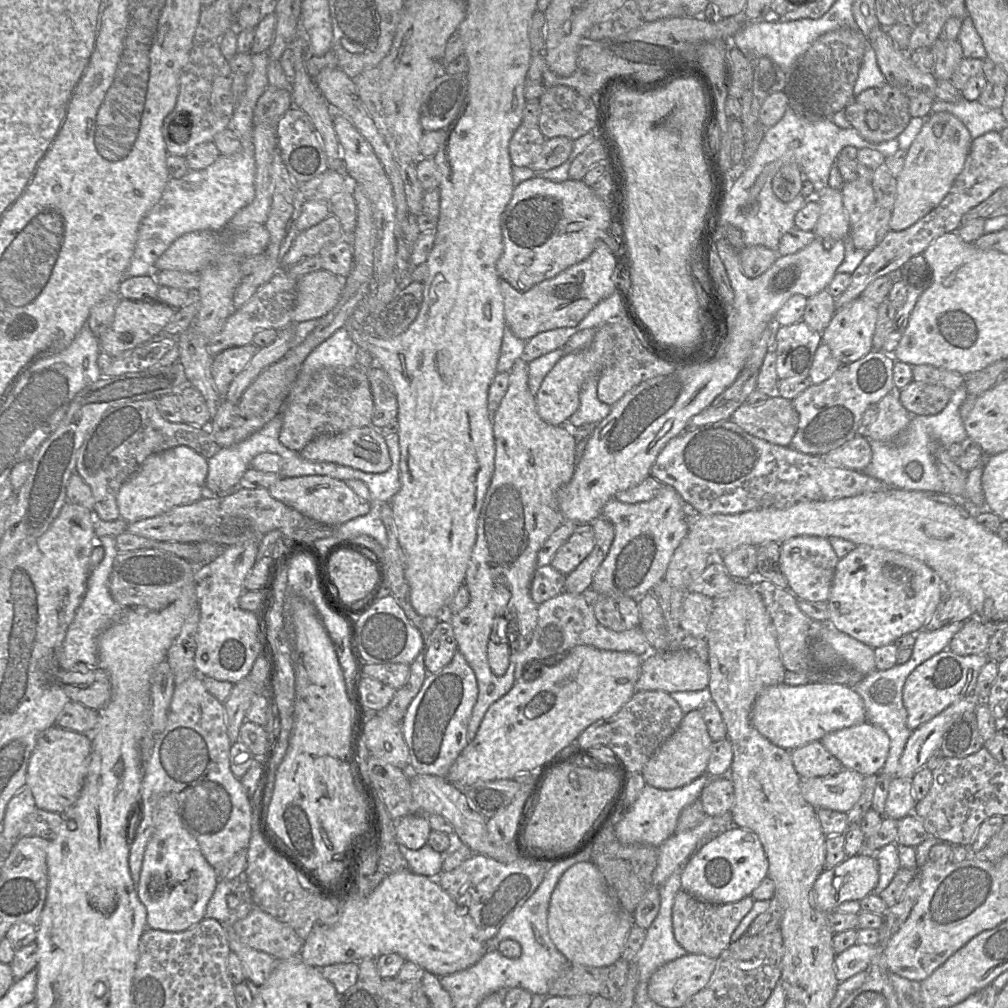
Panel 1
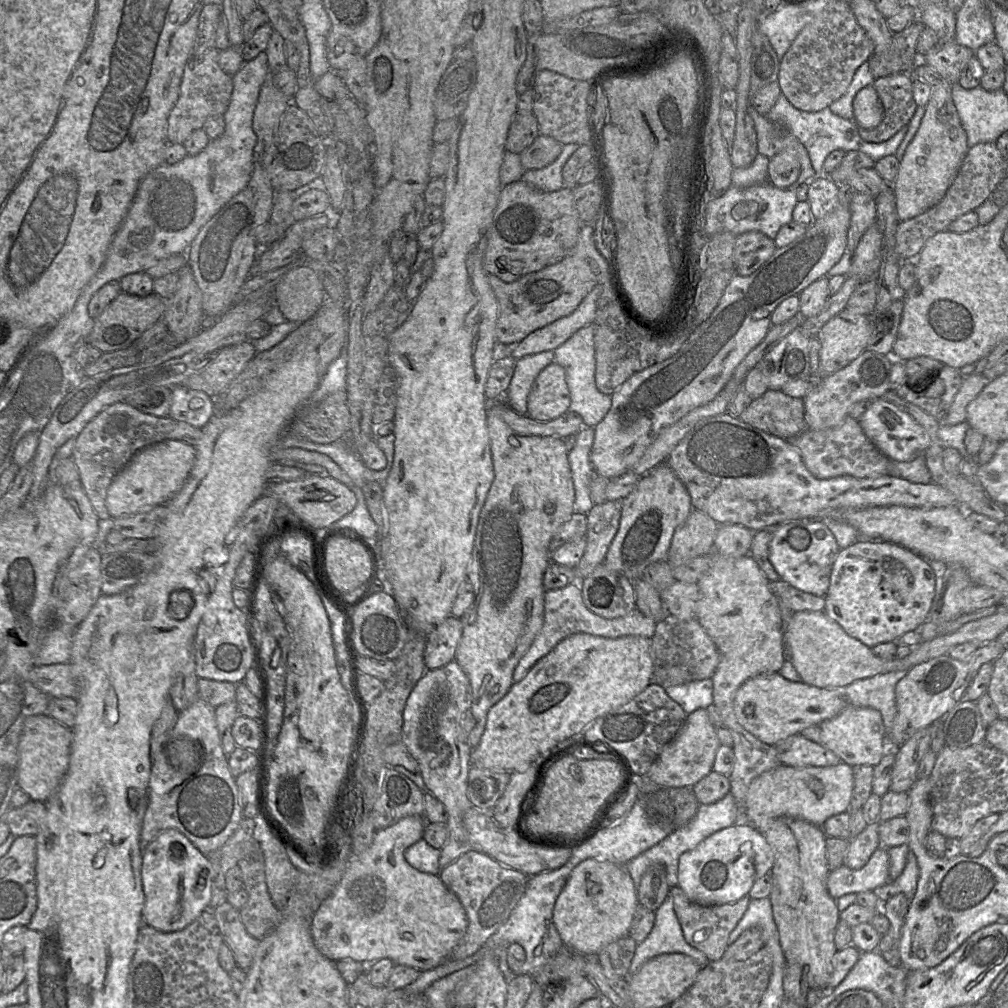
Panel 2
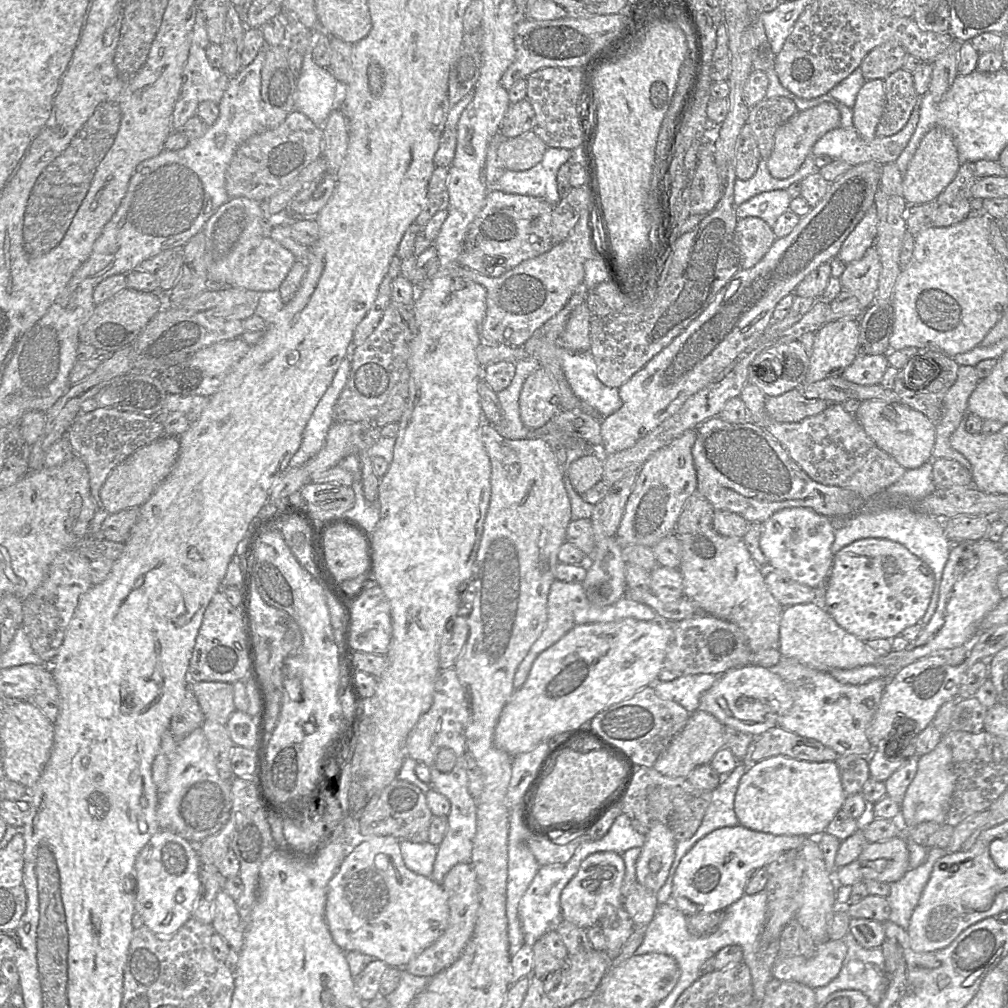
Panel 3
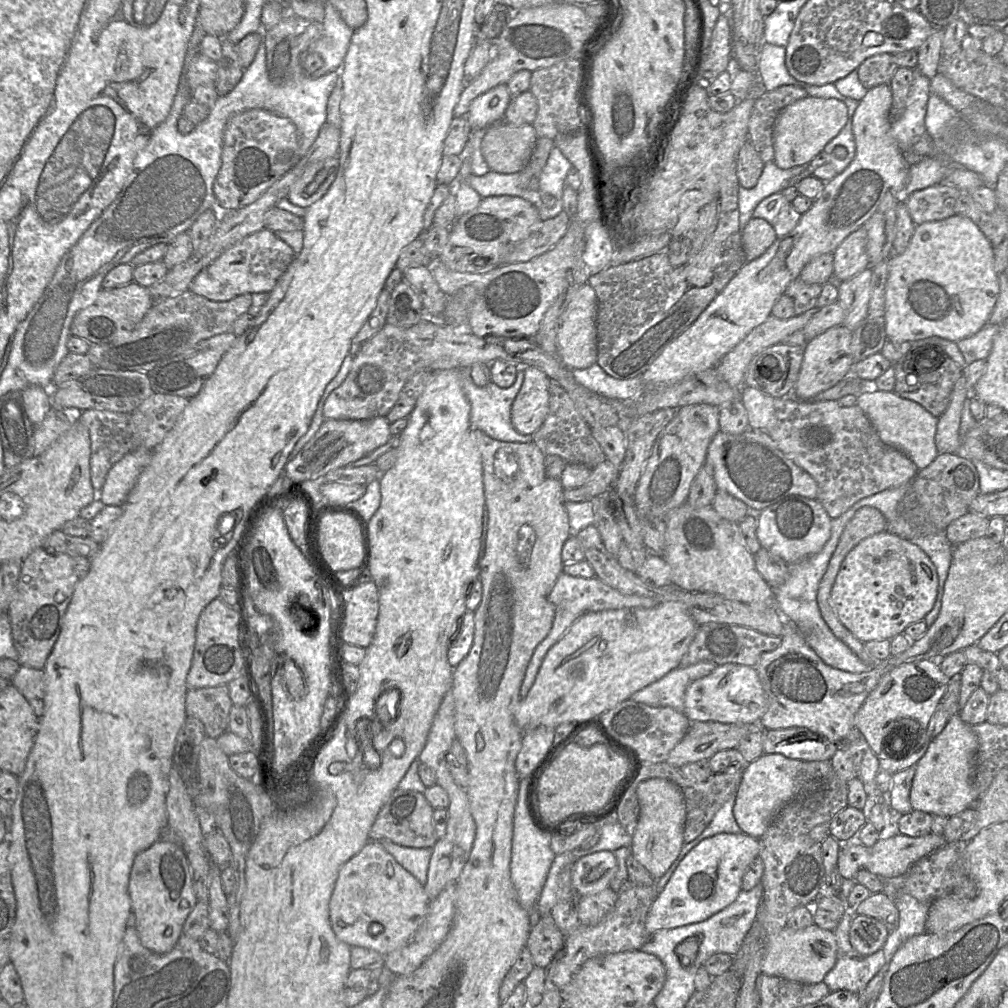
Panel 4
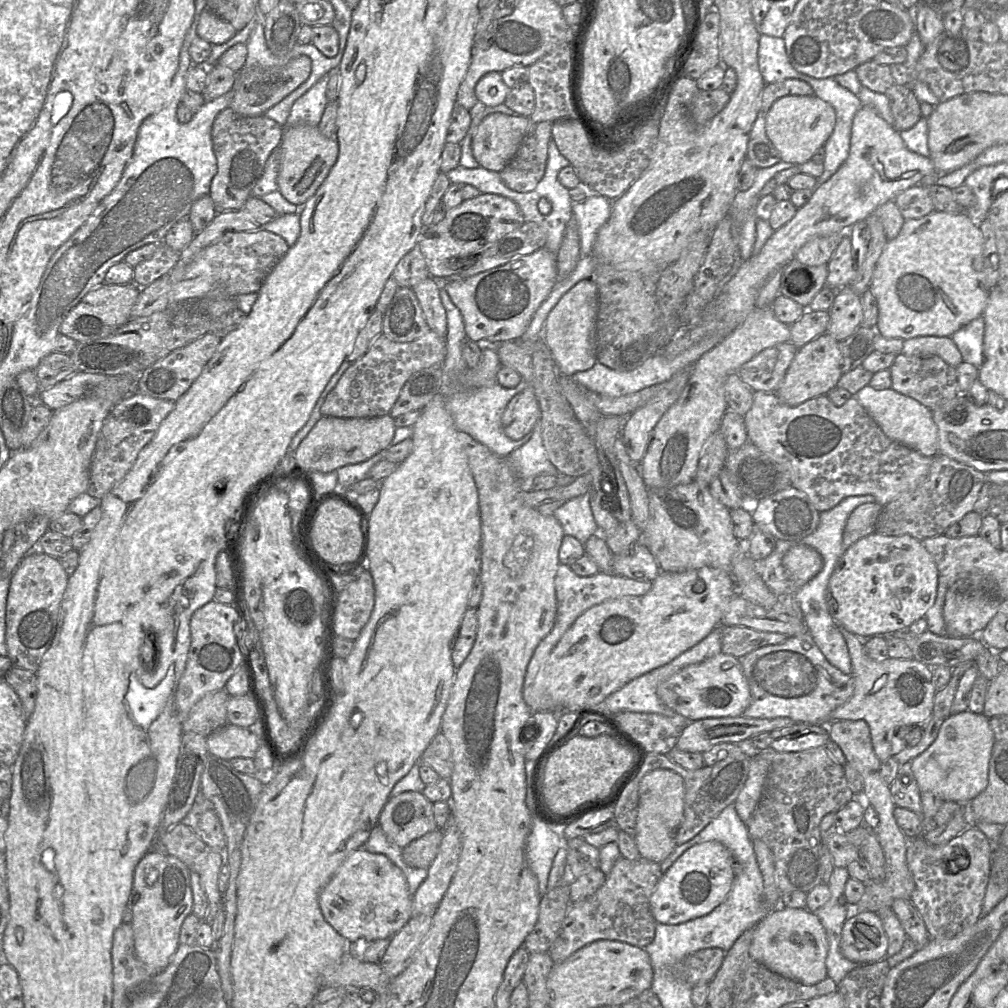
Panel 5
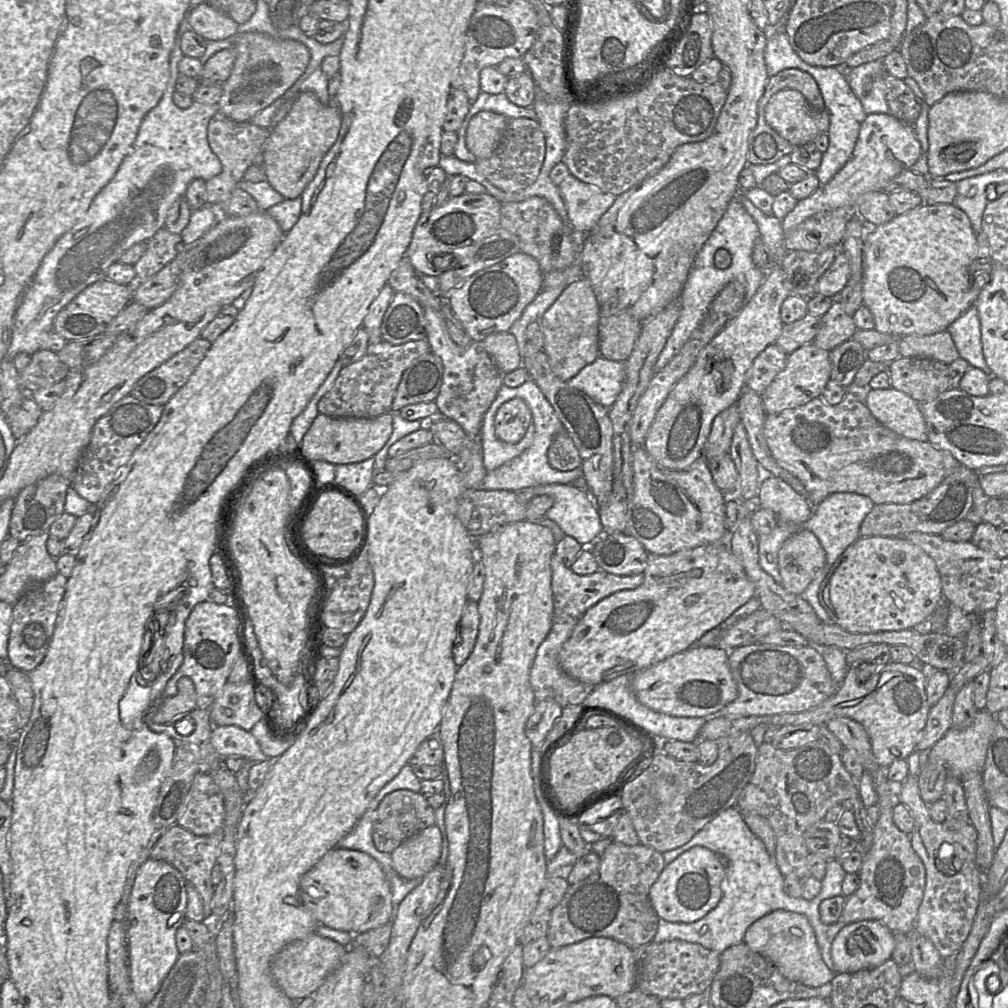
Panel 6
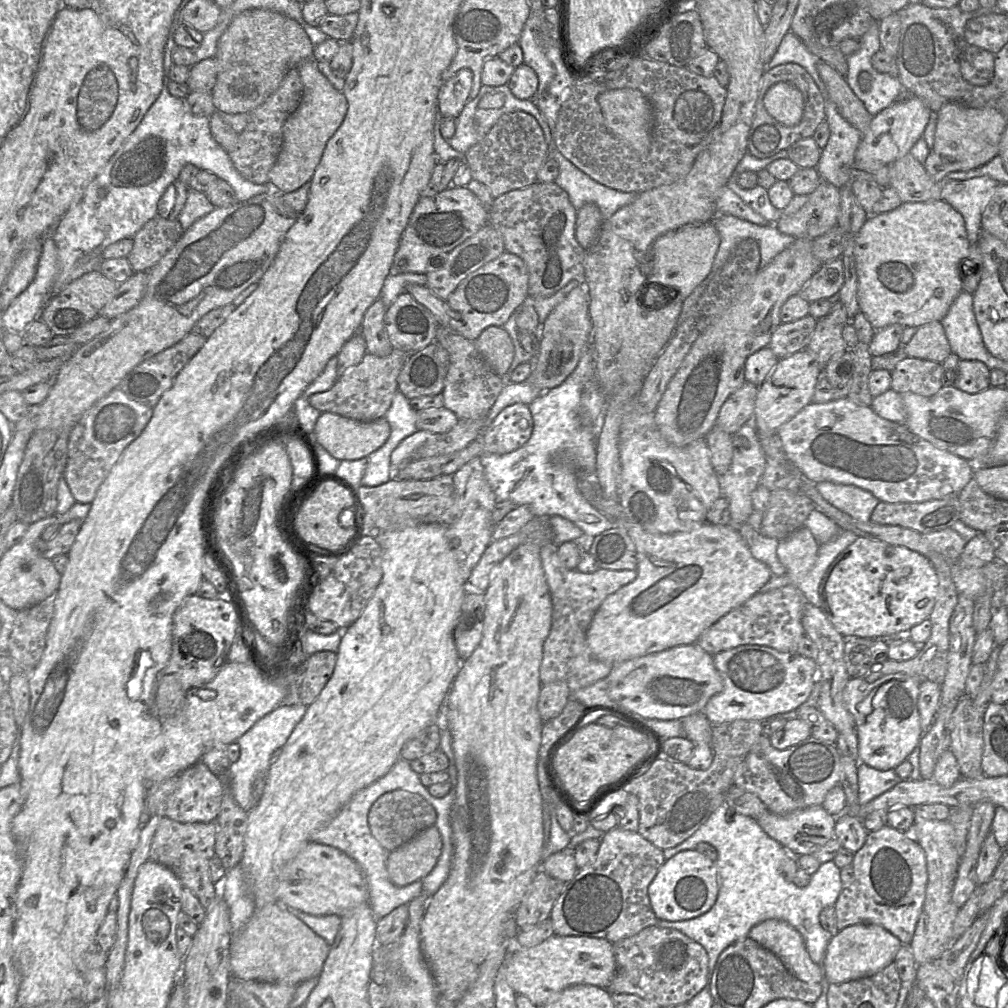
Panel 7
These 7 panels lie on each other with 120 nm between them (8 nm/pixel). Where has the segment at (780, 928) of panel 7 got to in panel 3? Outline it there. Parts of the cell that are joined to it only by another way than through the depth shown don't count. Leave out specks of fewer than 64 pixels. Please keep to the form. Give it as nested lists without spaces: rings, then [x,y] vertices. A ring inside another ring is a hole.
[[[828,939],[817,946],[812,957],[777,957],[772,967],[775,979],[793,981],[817,989],[827,985],[840,972],[847,954],[843,940]]]

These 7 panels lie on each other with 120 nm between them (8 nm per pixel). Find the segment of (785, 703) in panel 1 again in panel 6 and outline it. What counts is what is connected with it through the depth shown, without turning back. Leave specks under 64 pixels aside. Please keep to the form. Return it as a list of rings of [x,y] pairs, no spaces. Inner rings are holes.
[[[689,647],[634,673],[633,692],[640,703],[660,713],[678,717],[716,716],[738,697],[737,684],[728,663],[729,652],[721,647]]]

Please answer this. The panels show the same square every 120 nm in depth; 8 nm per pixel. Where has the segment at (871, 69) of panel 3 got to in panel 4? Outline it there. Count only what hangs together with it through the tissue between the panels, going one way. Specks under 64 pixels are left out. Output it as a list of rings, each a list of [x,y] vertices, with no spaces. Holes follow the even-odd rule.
[[[880,53],[864,60],[857,68],[857,72],[863,86],[870,89],[880,84],[890,84],[898,67],[892,54]]]

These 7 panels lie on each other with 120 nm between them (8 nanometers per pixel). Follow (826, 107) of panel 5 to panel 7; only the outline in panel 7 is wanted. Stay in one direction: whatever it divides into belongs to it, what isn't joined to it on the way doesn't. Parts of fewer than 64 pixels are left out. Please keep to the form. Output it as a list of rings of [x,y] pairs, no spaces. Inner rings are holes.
[[[778,82],[771,86],[764,96],[763,103],[769,115],[785,126],[795,126],[802,118],[802,93],[790,83]]]

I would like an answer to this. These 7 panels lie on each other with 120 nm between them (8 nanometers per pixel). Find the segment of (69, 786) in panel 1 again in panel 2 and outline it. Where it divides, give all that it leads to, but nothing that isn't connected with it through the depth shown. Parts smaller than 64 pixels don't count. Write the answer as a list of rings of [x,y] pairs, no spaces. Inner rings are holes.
[[[48,713],[26,717],[18,741],[18,786],[32,800],[45,802],[63,781],[69,766],[73,732]]]

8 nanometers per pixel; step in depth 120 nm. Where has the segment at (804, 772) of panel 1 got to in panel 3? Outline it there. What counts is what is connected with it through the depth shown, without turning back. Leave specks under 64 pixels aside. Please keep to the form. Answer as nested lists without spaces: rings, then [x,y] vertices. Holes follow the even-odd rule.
[[[775,726],[756,737],[748,753],[748,759],[744,759],[741,763],[750,766],[752,763],[777,755],[809,762],[835,762],[839,756],[817,740]]]

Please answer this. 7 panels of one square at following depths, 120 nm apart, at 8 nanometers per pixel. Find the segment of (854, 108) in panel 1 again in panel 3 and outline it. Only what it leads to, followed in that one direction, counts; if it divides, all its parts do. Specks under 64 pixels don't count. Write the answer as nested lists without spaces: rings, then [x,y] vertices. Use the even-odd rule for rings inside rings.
[[[899,69],[883,80],[886,105],[876,129],[876,137],[892,136],[908,122],[919,102],[913,83],[913,73]]]

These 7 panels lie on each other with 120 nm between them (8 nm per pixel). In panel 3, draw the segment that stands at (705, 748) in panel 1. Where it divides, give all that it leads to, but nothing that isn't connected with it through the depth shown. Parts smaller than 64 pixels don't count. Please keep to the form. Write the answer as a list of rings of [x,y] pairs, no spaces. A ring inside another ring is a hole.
[[[697,709],[690,714],[684,728],[660,754],[653,768],[665,776],[687,778],[696,767],[710,763],[715,753],[724,747],[726,747],[726,727],[711,714]]]

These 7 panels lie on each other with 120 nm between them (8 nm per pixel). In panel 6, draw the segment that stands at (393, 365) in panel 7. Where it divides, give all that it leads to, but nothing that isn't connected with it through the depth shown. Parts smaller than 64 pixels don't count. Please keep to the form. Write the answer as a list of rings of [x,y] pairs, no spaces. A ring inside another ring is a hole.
[[[427,339],[409,341],[401,345],[393,345],[384,340],[376,344],[370,344],[366,351],[366,354],[359,361],[343,367],[331,390],[318,403],[318,411],[321,414],[330,417],[354,417],[354,418],[375,418],[384,413],[390,413],[392,411],[392,402],[404,371],[413,363],[413,361],[430,352],[431,348]]]

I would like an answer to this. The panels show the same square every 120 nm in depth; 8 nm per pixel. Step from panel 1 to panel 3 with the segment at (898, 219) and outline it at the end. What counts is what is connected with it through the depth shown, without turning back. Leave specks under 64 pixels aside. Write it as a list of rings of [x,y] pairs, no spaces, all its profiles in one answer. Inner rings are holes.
[[[955,39],[933,63],[929,92],[935,101],[941,100],[958,75],[957,66],[962,43]],[[934,127],[922,138],[903,175],[902,197],[908,206],[936,199],[954,180],[960,168],[958,151],[952,136],[942,127]]]

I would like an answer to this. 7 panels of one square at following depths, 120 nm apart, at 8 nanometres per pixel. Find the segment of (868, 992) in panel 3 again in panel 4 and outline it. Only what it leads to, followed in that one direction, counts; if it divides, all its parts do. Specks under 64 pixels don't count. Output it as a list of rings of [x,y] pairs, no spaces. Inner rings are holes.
[[[847,909],[833,931],[837,941],[837,959],[823,980],[831,992],[847,990],[859,994],[879,971],[886,968],[883,948],[864,956],[852,947],[849,930],[854,915],[853,909]]]

